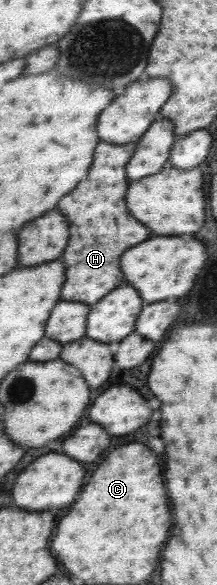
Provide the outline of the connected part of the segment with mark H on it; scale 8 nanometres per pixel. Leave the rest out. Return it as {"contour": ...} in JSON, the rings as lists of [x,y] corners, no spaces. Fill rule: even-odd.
{"contour":[[[98,143],[88,177],[80,181],[80,185],[72,189],[72,193],[68,193],[64,201],[60,199],[58,203],[58,211],[70,223],[70,241],[62,253],[62,261],[66,265],[66,283],[62,285],[60,294],[62,301],[80,301],[89,306],[98,303],[107,293],[119,286],[122,273],[118,267],[118,259],[124,249],[130,249],[146,241],[148,237],[148,229],[144,229],[144,225],[140,225],[128,215],[124,201],[128,187],[124,169],[135,149],[136,143]]]}

